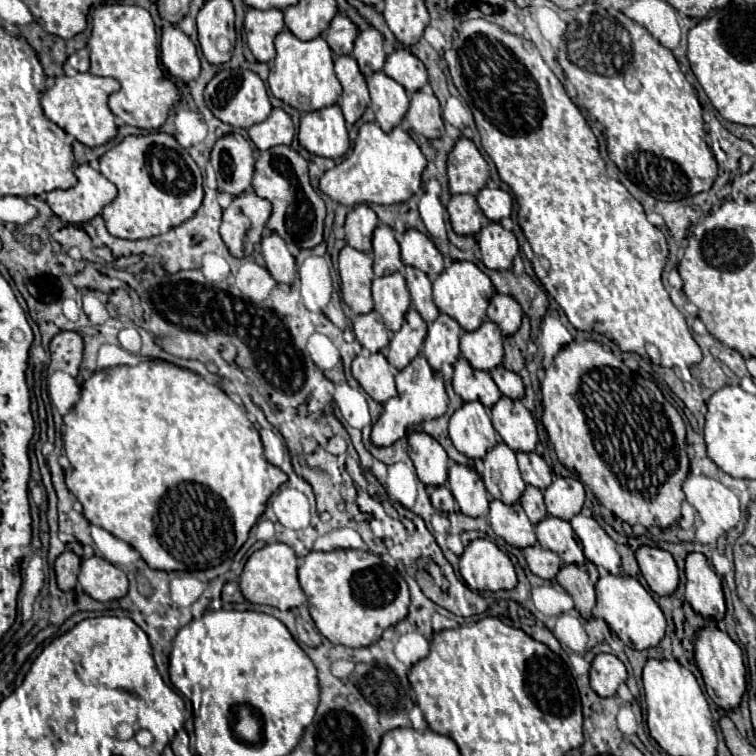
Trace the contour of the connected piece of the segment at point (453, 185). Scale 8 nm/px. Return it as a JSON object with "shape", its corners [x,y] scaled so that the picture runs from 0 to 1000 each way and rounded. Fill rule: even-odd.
{"shape":[[[608,183],[593,204],[593,243],[598,257],[630,259],[646,238],[646,217],[624,185]]]}

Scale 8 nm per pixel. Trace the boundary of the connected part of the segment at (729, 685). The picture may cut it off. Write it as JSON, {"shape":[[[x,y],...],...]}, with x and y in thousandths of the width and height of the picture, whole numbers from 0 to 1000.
{"shape":[[[937,828],[923,836],[921,881],[929,889],[934,915],[944,926],[944,931],[952,934],[955,939],[976,937],[976,931],[987,915],[987,884],[984,884],[984,873],[981,873],[981,860],[960,836],[952,836],[947,828]]]}

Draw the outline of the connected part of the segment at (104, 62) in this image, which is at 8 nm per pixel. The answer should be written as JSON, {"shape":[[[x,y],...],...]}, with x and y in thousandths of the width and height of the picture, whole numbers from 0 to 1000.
{"shape":[[[161,5],[124,11],[116,66],[119,95],[127,101],[148,101],[159,108],[159,119],[143,130],[151,153],[188,172],[209,172],[220,161],[225,143],[238,132],[238,122],[212,90],[206,37],[198,16],[188,8]]]}

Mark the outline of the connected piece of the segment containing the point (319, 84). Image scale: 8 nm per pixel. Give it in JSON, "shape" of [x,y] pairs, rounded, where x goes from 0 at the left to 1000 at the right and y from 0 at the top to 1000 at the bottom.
{"shape":[[[373,40],[365,48],[362,58],[365,58],[365,77],[357,82],[354,114],[368,132],[392,143],[394,148],[418,148],[450,132],[452,114],[442,98],[439,66],[426,48],[410,56],[399,56],[384,40]]]}

